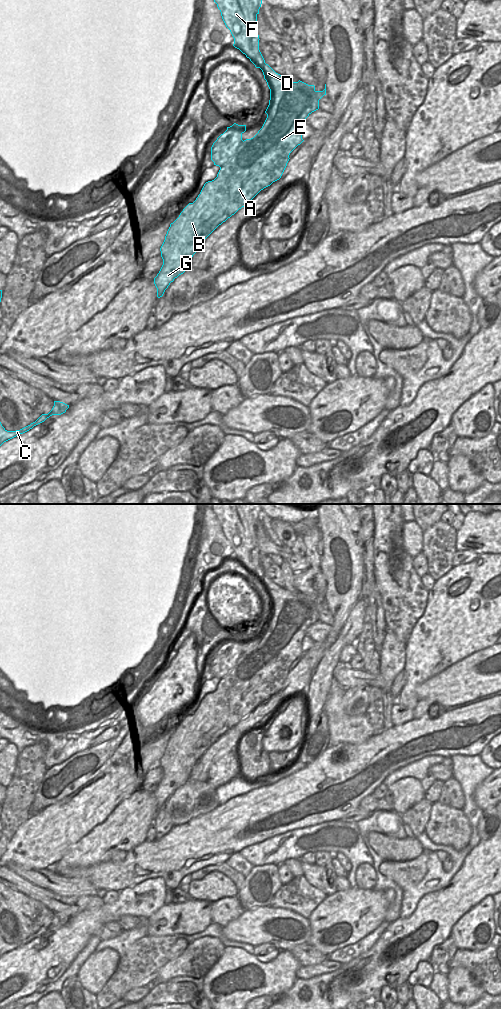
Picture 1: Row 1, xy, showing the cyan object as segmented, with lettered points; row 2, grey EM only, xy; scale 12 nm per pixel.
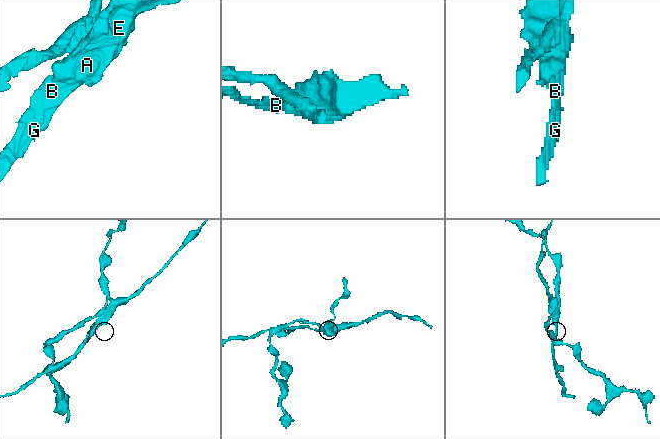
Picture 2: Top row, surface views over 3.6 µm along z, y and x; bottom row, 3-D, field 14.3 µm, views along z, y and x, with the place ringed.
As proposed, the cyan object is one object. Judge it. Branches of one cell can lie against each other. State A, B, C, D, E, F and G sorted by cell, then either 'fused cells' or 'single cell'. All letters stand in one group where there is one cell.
A B C D E G / F | fused cells

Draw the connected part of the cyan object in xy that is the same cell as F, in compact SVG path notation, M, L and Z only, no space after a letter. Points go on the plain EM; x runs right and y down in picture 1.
M213 504L212 510L221 524L226 539L239 561L261 580L265 572L259 562L257 527L262 516L262 504Z

